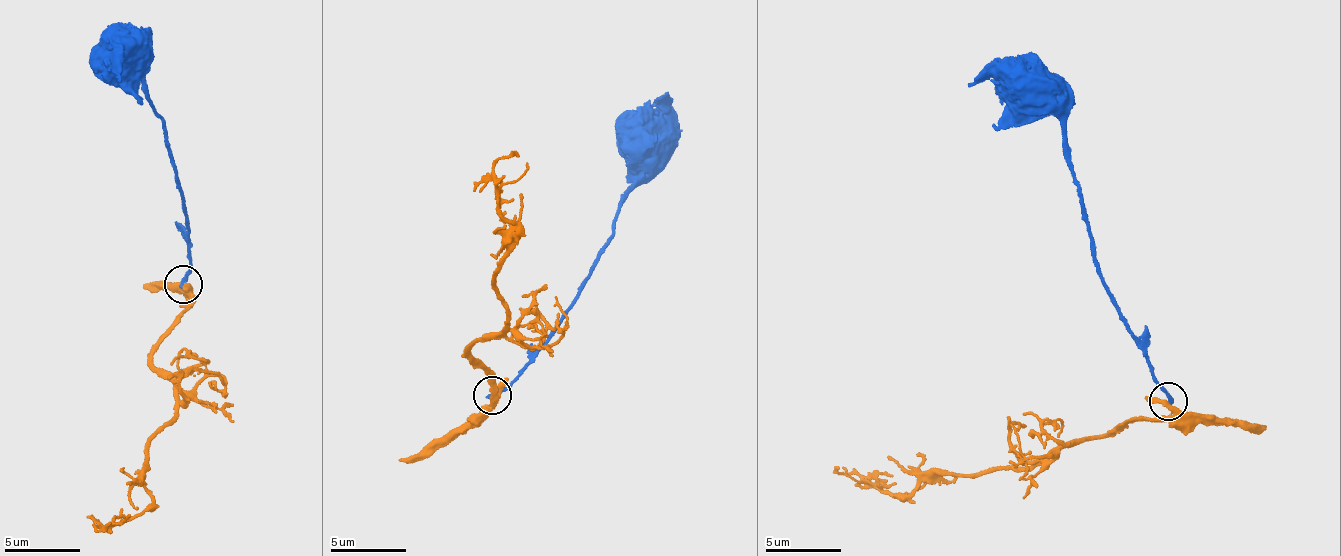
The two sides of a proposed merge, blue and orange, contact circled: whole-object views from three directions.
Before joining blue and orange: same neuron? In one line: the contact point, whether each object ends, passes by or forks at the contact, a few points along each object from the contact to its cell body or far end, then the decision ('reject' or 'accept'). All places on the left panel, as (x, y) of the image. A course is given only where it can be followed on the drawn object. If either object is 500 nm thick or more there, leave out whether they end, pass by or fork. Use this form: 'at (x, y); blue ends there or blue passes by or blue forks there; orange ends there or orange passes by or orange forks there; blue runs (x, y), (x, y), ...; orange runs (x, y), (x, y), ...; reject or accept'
at (183, 284); blue ends there; orange passes by; blue runs (183, 284), (191, 261), (186, 231), (187, 216), (146, 71), (134, 57); orange runs (186, 285), (193, 297), (150, 357), (175, 413), (144, 446), (135, 513), (112, 522); reject

